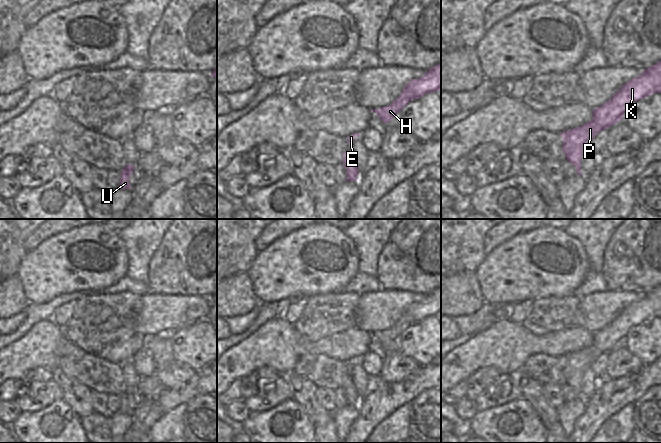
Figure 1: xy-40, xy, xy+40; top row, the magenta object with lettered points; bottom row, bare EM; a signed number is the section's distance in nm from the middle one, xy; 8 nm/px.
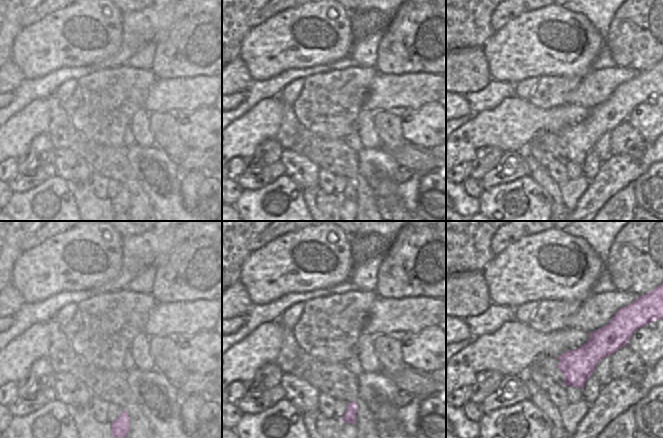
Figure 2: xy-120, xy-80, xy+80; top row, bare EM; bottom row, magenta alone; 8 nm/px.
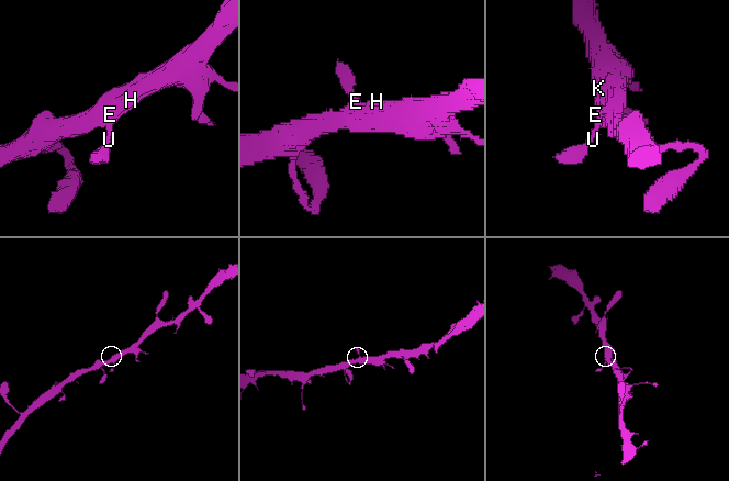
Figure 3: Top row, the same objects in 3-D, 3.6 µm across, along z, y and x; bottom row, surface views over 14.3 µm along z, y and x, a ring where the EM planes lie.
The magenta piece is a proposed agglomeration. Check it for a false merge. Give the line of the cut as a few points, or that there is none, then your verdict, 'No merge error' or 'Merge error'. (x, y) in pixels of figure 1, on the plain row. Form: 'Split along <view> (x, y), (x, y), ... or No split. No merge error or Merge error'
No split. No merge error

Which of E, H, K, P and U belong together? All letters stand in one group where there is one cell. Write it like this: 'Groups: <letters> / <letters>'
Groups: E H K P U

